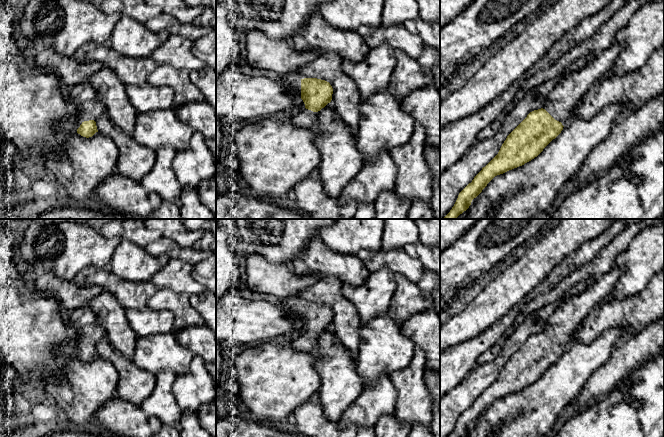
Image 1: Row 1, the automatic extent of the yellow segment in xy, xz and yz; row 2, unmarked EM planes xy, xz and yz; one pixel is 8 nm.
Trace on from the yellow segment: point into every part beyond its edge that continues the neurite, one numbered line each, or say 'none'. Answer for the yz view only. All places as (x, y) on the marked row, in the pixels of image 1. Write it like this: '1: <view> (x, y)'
1: yz (563, 100)

